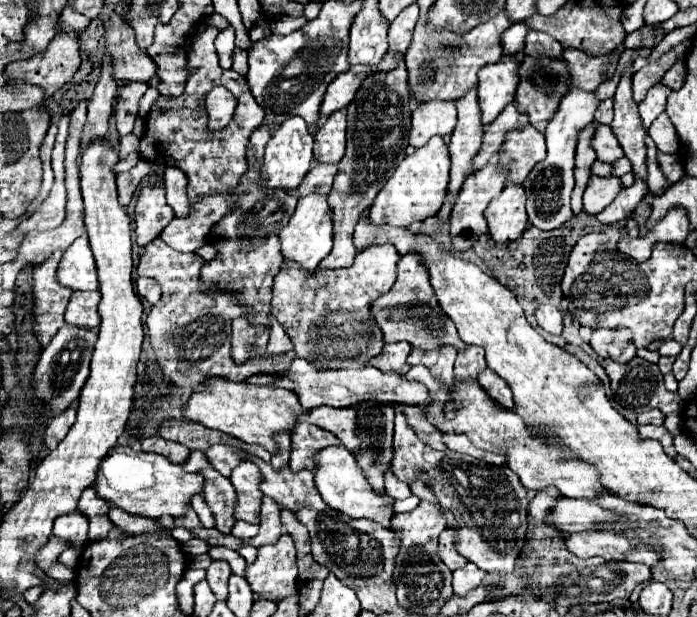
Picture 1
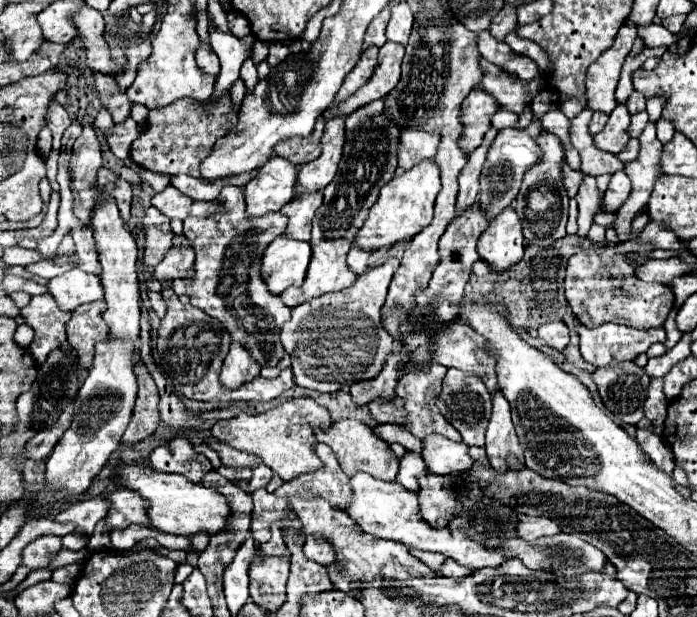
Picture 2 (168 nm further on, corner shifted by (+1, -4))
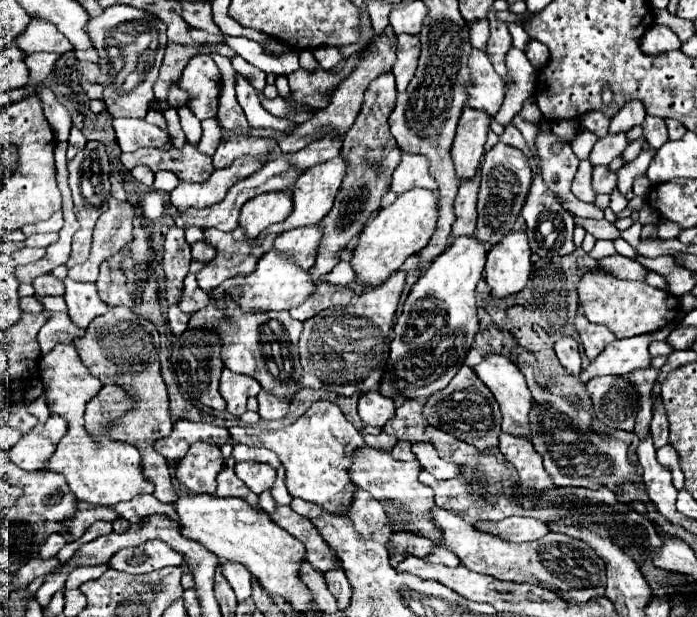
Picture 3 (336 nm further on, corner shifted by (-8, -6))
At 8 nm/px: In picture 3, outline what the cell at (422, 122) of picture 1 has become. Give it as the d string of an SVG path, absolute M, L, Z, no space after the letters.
M401 153L401 163L393 173L391 189L395 193L409 191L411 187L425 187L425 189L437 189L435 179L429 173L429 161L427 157L419 157L415 153Z

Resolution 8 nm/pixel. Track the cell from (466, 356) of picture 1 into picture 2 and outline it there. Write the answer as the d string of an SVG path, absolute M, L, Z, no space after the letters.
M448 369L444 383L442 383L442 391L438 395L438 405L440 413L448 419L448 423L462 435L466 445L476 445L476 447L484 447L484 433L490 421L490 413L492 413L492 399L484 387L484 383L478 377L466 375L458 369Z

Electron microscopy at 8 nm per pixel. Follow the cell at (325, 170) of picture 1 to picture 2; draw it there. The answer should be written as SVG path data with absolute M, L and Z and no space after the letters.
M314 191L314 195L302 195L302 199L292 199L290 203L286 203L286 207L282 207L282 215L288 217L284 235L296 241L310 241L312 217L320 205L322 191Z

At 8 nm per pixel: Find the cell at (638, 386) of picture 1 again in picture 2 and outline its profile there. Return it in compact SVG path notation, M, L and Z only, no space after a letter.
M626 361L612 367L598 367L592 373L592 379L598 387L602 403L616 415L618 421L636 425L644 417L642 405L650 385L650 377L644 369Z

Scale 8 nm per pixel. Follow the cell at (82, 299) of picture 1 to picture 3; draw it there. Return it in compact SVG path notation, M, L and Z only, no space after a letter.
M111 307L105 315L101 317L95 317L85 335L83 337L77 337L73 341L83 365L97 377L101 379L101 383L117 383L125 389L129 389L129 393L137 399L137 407L127 411L123 419L119 419L111 431L109 431L109 437L115 439L115 441L123 441L123 443L129 443L137 449L153 449L153 443L157 439L163 439L171 433L173 429L173 423L171 423L171 417L169 417L169 399L167 399L167 387L161 379L161 373L159 373L159 333L155 329L155 325L151 325L149 321L145 321L143 317L139 317L137 313L133 313L131 309L127 307Z

